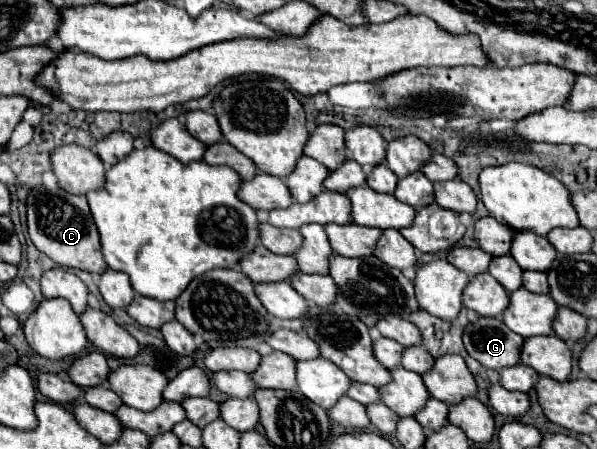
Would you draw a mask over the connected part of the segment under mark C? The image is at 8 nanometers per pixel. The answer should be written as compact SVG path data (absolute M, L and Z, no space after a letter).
M40 186L32 190L28 196L28 236L40 252L62 268L78 268L90 274L102 274L108 268L86 196L74 196L62 188L48 190Z

